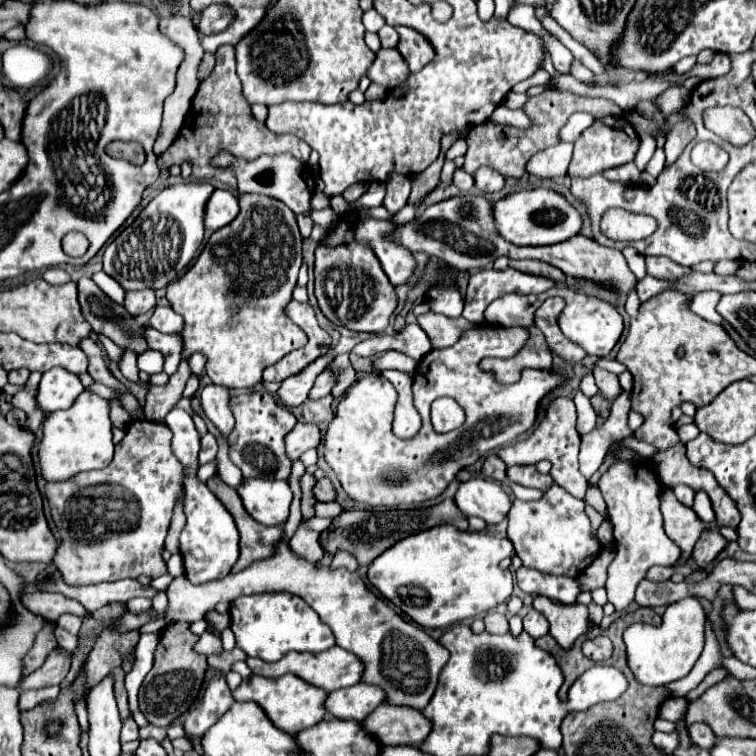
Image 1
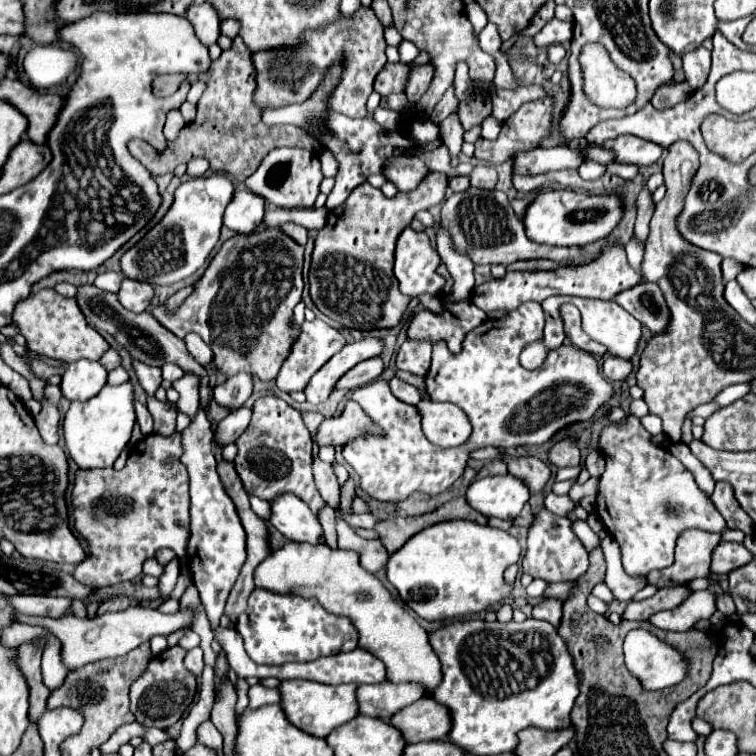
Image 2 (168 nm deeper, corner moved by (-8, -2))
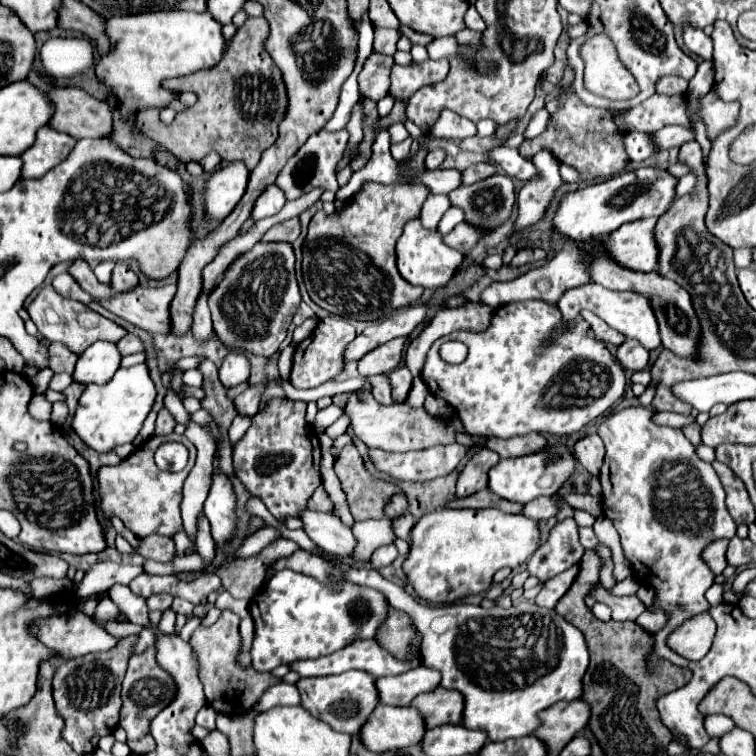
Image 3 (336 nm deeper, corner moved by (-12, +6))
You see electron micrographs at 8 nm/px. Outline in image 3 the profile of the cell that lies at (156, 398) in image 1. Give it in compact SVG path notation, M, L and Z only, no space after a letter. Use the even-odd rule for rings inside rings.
M162 409L156 419L156 435L170 435L174 431L174 427L176 427L174 417L170 415L168 409Z

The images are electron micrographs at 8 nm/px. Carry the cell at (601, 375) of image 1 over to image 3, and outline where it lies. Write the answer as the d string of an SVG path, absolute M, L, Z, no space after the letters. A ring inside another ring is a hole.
M626 339L618 351L616 351L616 359L620 361L620 365L624 369L630 369L630 371L640 371L640 369L646 369L648 367L648 361L650 361L650 351L644 349L636 339Z

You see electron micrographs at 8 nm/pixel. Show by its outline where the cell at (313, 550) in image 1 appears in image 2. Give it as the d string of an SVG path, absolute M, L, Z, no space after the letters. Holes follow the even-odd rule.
M274 395L256 399L252 407L250 425L236 439L236 447L238 447L238 455L234 459L234 465L244 483L244 489L250 495L258 495L270 501L272 495L292 491L302 501L306 501L306 505L312 509L314 515L318 515L320 509L326 507L326 501L316 489L312 477L310 431L306 429L302 421L302 413L296 407L288 405L284 399Z

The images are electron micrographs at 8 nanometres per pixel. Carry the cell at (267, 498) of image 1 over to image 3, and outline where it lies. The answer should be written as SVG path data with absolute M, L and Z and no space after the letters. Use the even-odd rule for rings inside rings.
M308 509L300 519L304 521L304 531L318 547L338 559L352 559L356 537L338 517Z

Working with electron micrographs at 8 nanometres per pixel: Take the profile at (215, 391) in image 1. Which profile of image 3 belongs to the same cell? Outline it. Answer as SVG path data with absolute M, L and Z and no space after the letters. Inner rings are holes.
M230 351L224 357L222 365L220 365L222 385L230 389L230 387L234 387L234 385L238 385L242 381L248 381L248 377L250 377L250 363L248 363L246 355L240 353L240 351Z

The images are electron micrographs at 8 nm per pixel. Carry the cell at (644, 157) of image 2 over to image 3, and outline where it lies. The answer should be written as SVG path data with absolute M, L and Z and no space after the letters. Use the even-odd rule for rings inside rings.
M668 125L668 127L660 129L658 133L654 133L654 141L660 147L660 151L670 149L670 147L680 147L680 145L694 141L694 139L696 139L694 127L688 129L688 127L682 127L682 125Z

